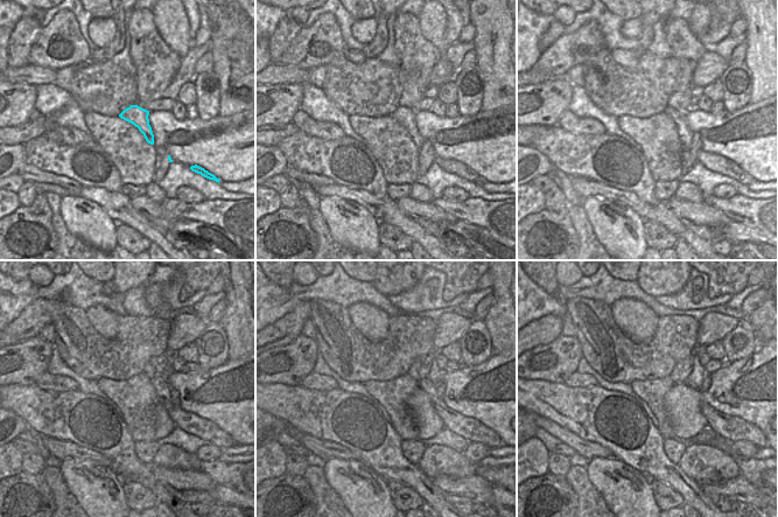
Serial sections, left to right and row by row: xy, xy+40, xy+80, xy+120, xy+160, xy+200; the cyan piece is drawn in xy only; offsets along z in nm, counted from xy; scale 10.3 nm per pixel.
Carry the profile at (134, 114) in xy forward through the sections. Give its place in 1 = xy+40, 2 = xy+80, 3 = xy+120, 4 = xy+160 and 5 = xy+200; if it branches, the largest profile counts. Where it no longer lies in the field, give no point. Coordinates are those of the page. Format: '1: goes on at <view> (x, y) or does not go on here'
1: goes on at xy+40 (405, 116)
2: goes on at xy+80 (717, 163)
3: goes on at xy+120 (207, 430)
4: goes on at xy+160 (469, 428)
5: goes on at xy+200 (735, 428)

